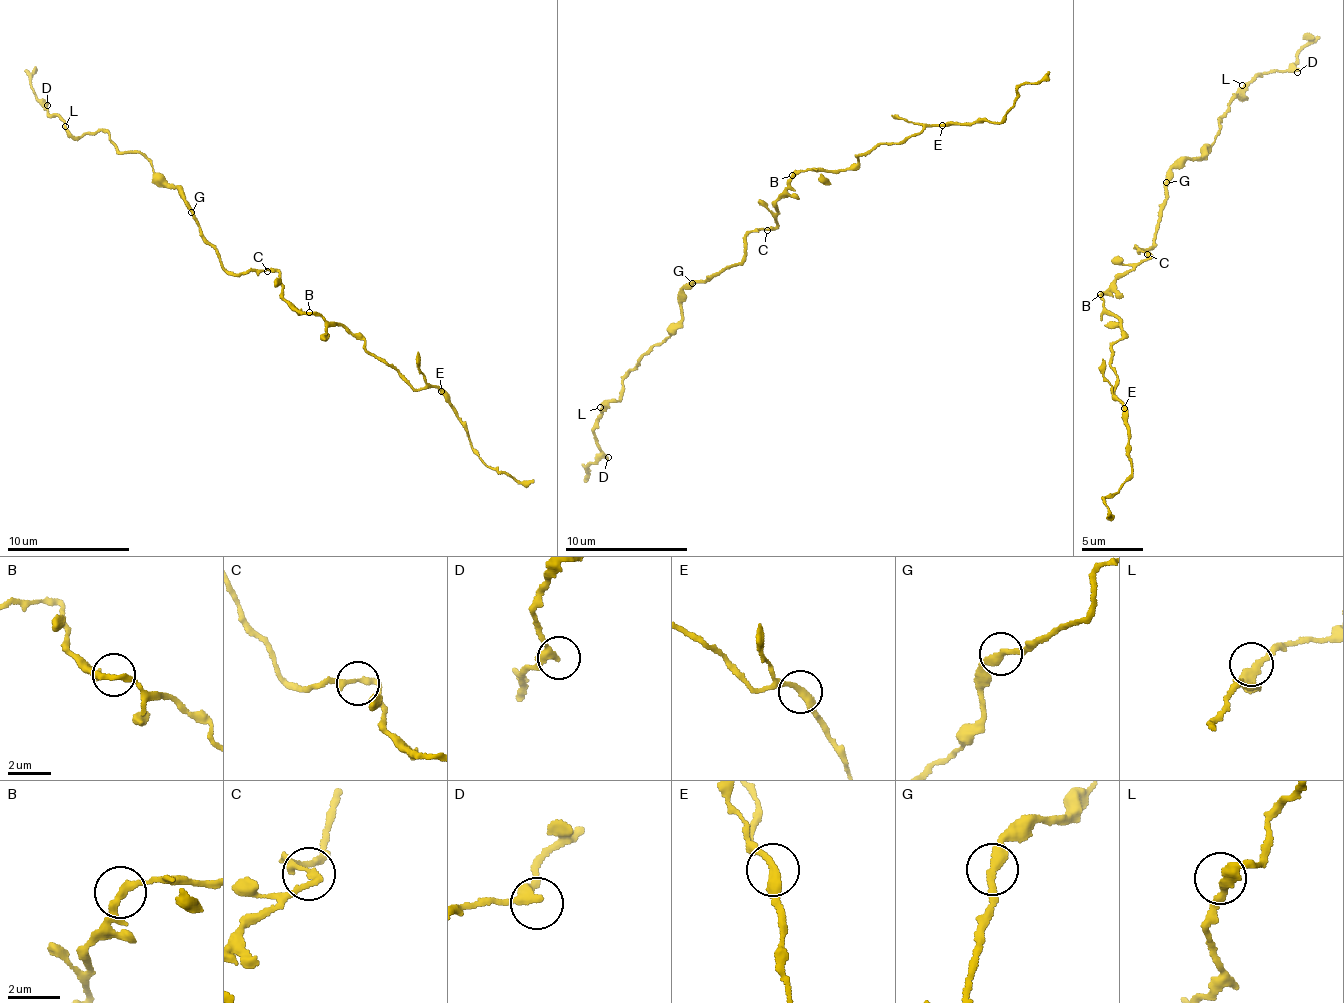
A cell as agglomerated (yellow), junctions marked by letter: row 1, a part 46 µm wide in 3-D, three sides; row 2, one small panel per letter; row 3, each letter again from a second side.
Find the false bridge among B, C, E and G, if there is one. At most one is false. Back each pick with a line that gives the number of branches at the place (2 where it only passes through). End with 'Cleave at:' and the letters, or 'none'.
G: branches 2
Cleave at: G

